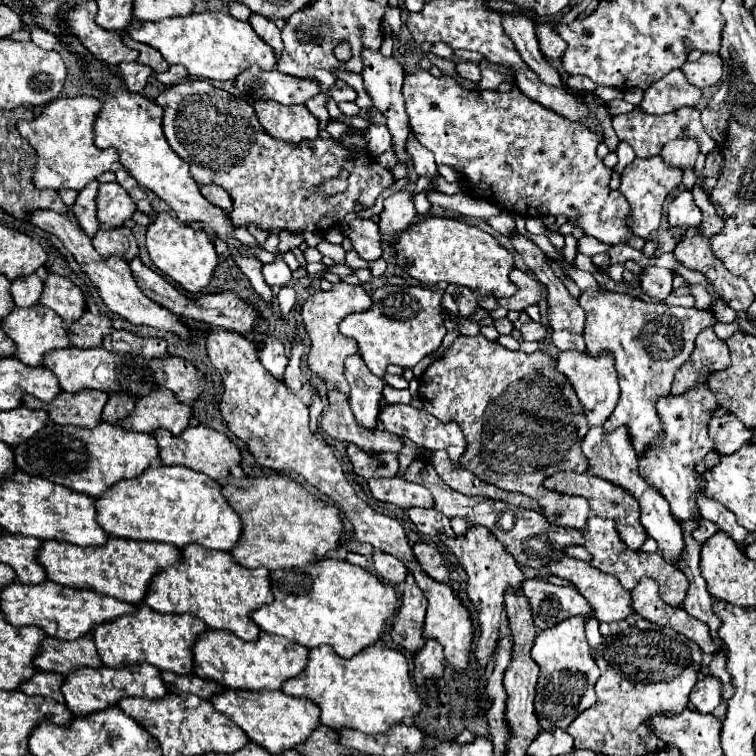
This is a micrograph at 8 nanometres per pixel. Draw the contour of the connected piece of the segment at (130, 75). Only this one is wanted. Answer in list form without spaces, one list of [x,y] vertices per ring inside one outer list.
[[[140,63],[120,65],[122,81],[124,81],[124,85],[126,85],[126,89],[128,89],[130,93],[142,93],[142,91],[144,91],[148,73],[152,75],[152,69],[146,67],[146,65],[140,65]]]

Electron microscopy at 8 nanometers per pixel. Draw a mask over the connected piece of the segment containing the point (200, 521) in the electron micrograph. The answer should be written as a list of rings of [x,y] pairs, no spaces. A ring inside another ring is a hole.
[[[152,465],[148,471],[140,473],[132,479],[122,479],[116,487],[104,491],[104,495],[96,497],[96,521],[110,537],[124,537],[134,541],[164,541],[176,547],[184,547],[188,543],[198,543],[206,549],[230,551],[240,539],[240,517],[224,499],[220,485],[204,473],[198,473],[188,467],[166,467]]]

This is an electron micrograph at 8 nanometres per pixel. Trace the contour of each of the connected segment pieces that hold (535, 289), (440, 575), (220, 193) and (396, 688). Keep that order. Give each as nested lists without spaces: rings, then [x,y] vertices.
[[[514,269],[510,279],[512,279],[512,283],[516,283],[518,291],[510,299],[498,299],[500,307],[514,309],[514,311],[524,311],[528,305],[538,303],[540,295],[542,295],[542,285],[536,279],[532,279],[526,271],[520,271],[520,269]]]
[[[414,543],[412,551],[414,551],[416,561],[420,563],[420,567],[424,569],[424,573],[428,577],[432,577],[438,583],[448,583],[450,581],[448,579],[448,567],[446,567],[444,559],[440,557],[440,553],[436,549],[432,549],[426,543]]]
[[[200,185],[200,193],[216,207],[224,209],[224,211],[230,211],[232,209],[232,199],[230,195],[222,189],[222,187],[216,187],[216,185]]]
[[[380,641],[372,643],[352,659],[338,657],[328,645],[310,649],[306,669],[288,679],[282,685],[282,691],[292,697],[314,701],[322,711],[322,725],[332,729],[348,727],[370,735],[384,733],[394,723],[410,723],[424,705],[410,677],[406,657],[396,649],[384,647]]]

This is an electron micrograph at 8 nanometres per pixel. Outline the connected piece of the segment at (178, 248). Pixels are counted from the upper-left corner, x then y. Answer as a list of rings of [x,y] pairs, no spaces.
[[[158,213],[156,219],[148,225],[146,249],[154,267],[160,269],[164,275],[168,275],[188,293],[198,293],[202,287],[206,287],[212,279],[214,267],[218,265],[218,255],[208,233],[180,223],[170,213]]]

